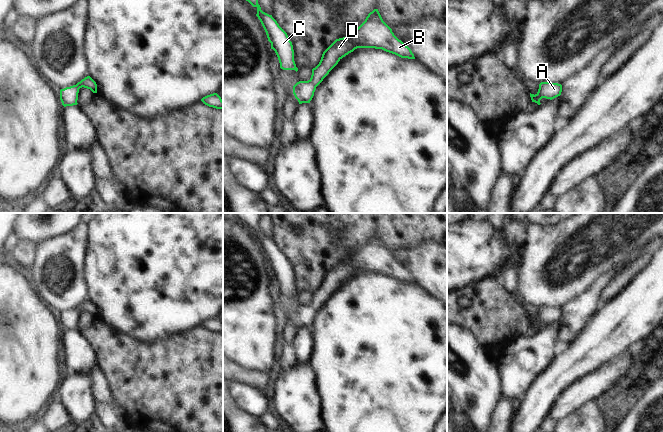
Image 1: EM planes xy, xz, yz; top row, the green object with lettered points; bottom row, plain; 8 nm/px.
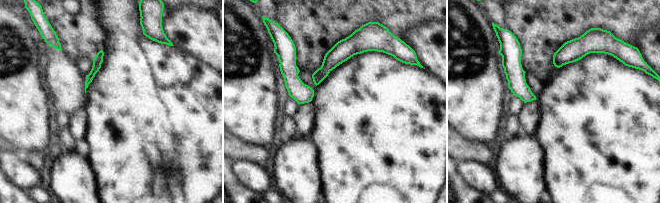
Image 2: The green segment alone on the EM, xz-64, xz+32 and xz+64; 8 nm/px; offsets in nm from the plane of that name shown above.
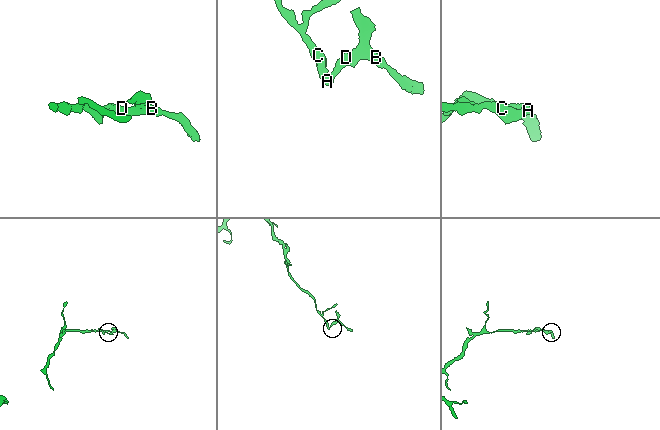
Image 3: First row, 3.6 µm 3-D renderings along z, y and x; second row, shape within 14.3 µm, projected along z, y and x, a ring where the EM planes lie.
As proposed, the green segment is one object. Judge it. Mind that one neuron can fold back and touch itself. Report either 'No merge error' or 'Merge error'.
No merge error

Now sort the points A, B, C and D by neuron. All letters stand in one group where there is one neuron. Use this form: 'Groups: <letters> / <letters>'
Groups: A B C D

